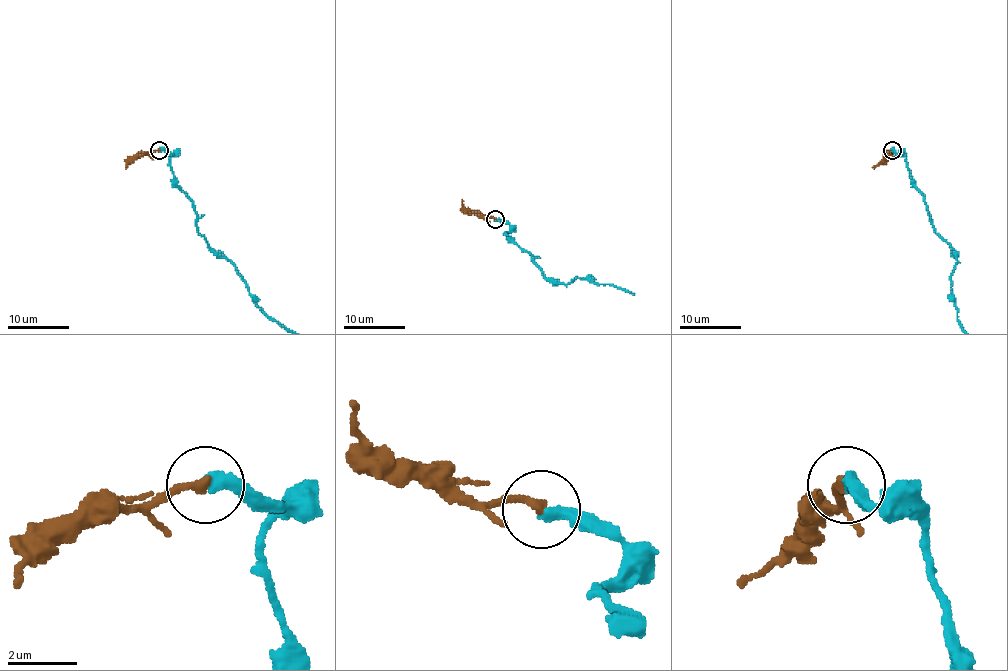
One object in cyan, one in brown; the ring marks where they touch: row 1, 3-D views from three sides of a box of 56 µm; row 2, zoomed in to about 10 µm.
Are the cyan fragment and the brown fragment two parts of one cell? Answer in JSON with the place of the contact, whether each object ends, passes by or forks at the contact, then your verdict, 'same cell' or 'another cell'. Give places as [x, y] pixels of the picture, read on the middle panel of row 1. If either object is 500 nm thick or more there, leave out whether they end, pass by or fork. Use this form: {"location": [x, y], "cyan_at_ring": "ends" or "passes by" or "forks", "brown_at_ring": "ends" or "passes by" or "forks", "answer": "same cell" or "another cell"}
{"location": [495, 219], "cyan_at_ring": "ends", "brown_at_ring": "ends", "answer": "same cell"}

